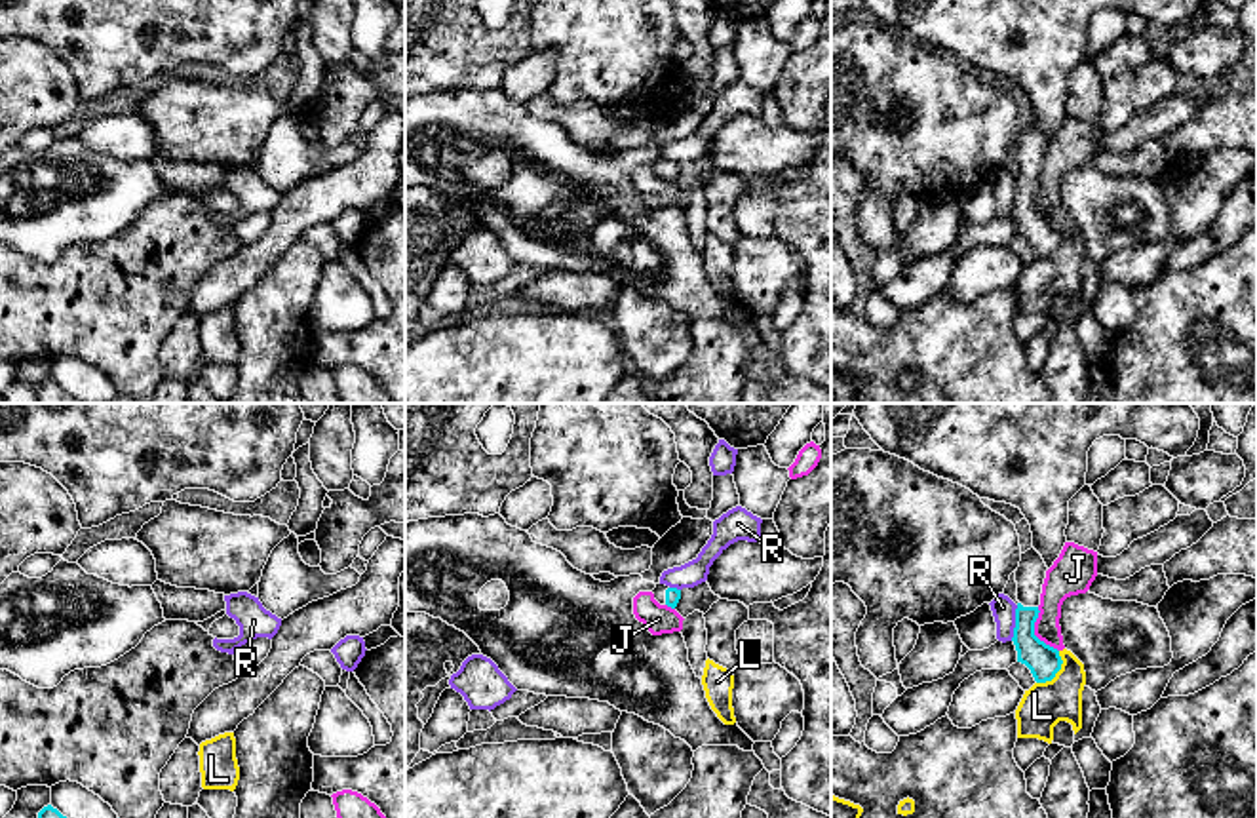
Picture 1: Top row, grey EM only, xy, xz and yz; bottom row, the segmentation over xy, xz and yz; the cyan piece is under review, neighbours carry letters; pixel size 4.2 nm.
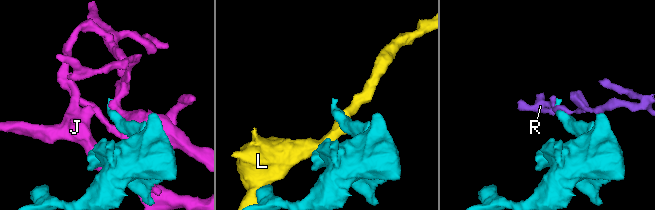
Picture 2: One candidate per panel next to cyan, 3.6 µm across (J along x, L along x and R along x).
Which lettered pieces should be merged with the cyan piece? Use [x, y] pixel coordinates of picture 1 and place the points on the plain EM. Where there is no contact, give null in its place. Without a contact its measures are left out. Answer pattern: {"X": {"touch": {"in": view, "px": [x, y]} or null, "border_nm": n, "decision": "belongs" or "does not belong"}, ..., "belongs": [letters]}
{"J": {"touch": {"in": "yz", "px": [1033, 206]}, "border_nm": 220, "decision": "does not belong"}, "L": {"touch": {"in": "yz", "px": [1058, 244]}, "border_nm": 170, "decision": "does not belong"}, "R": {"touch": {"in": "yz", "px": [1016, 196]}, "border_nm": 160, "decision": "does not belong"}, "belongs": []}

